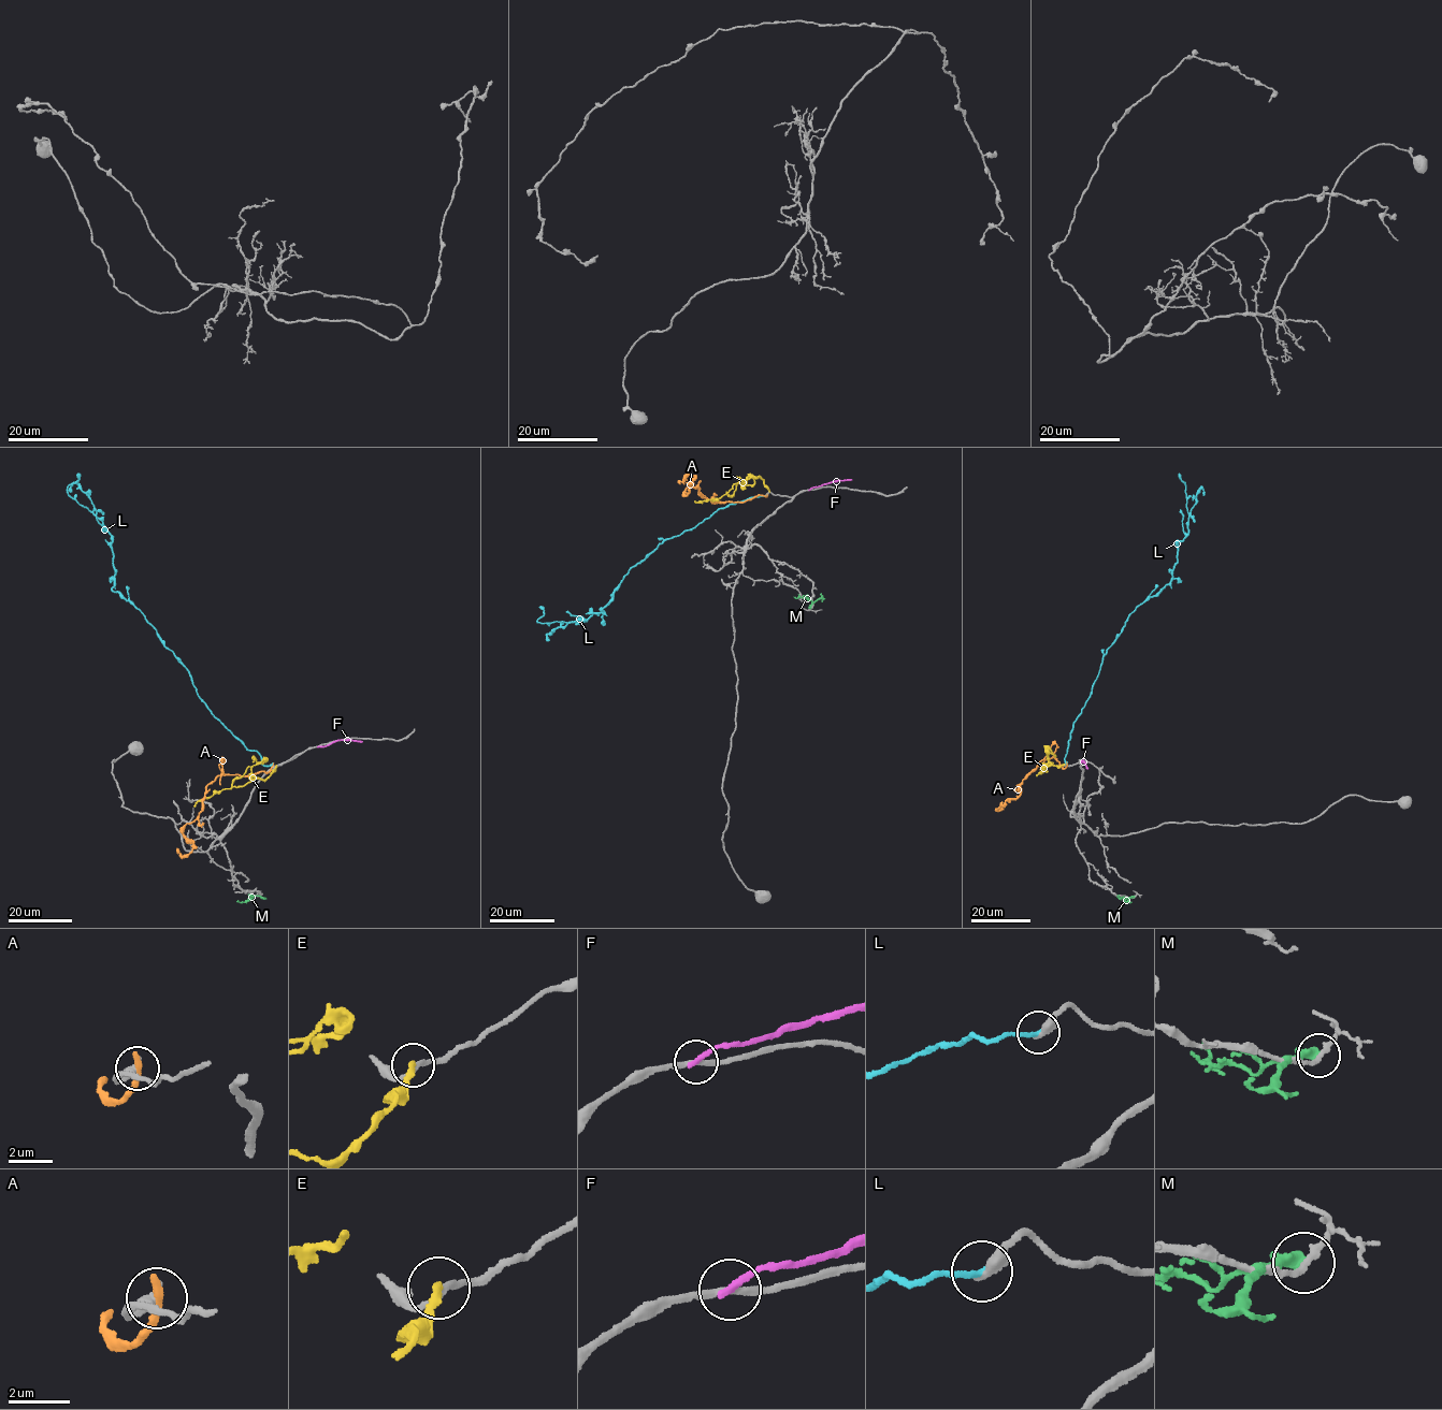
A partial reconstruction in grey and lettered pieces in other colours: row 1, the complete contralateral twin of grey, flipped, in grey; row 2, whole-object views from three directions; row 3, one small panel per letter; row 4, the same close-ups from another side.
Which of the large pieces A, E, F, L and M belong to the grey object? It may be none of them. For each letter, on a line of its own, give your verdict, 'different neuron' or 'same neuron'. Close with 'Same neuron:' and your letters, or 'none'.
A: different neuron
E: different neuron
F: different neuron
L: different neuron
M: different neuron
Same neuron: none

